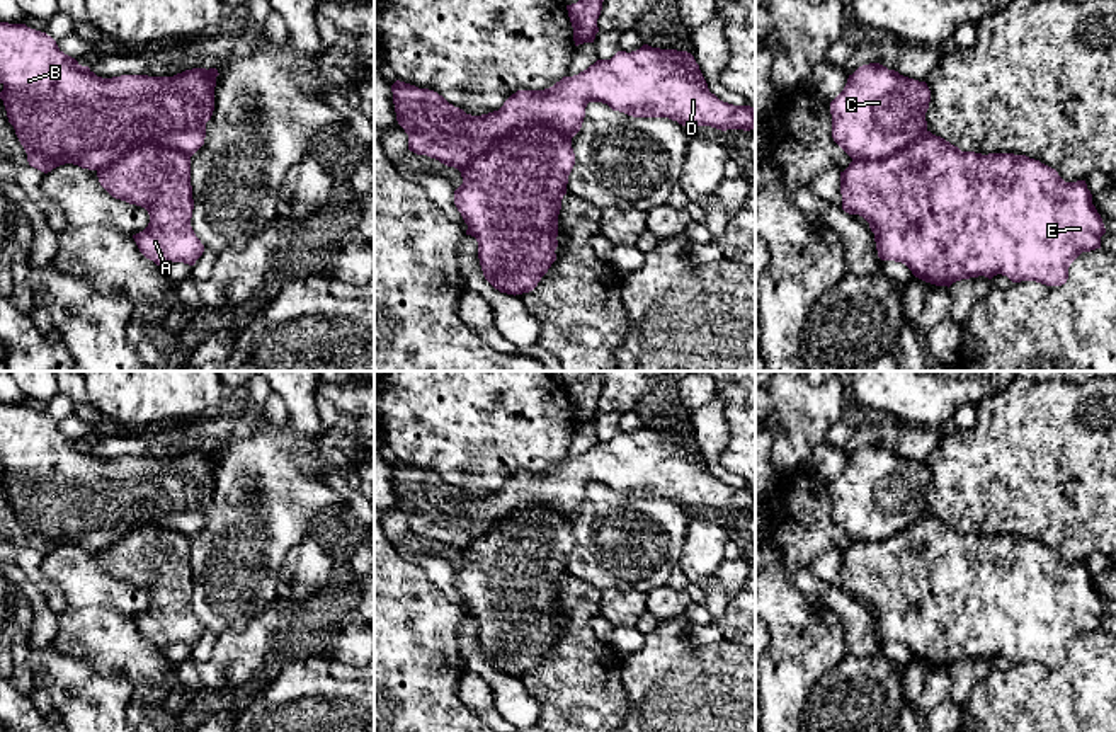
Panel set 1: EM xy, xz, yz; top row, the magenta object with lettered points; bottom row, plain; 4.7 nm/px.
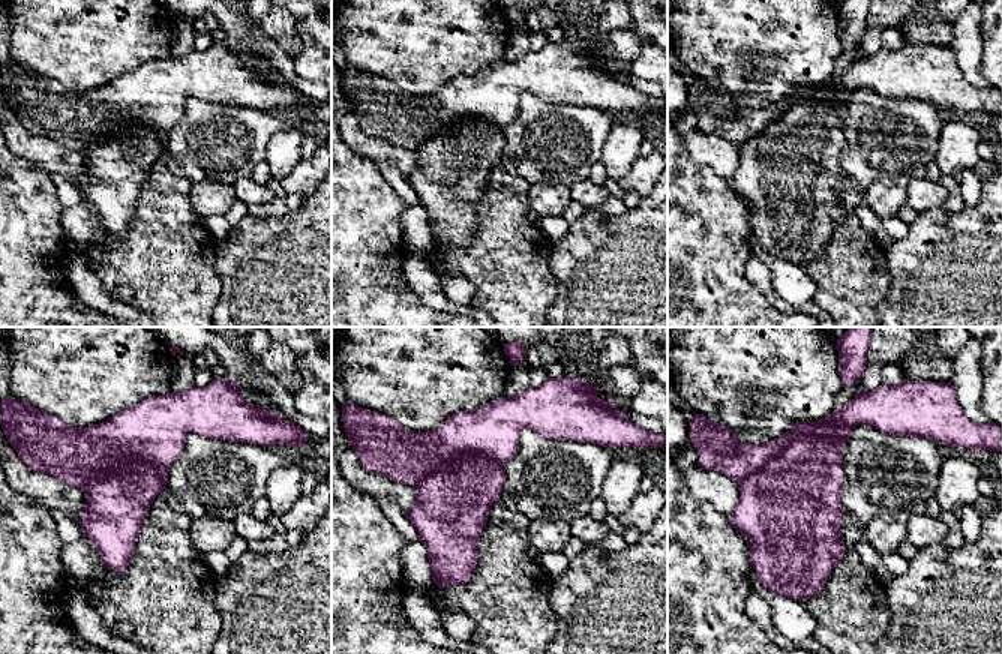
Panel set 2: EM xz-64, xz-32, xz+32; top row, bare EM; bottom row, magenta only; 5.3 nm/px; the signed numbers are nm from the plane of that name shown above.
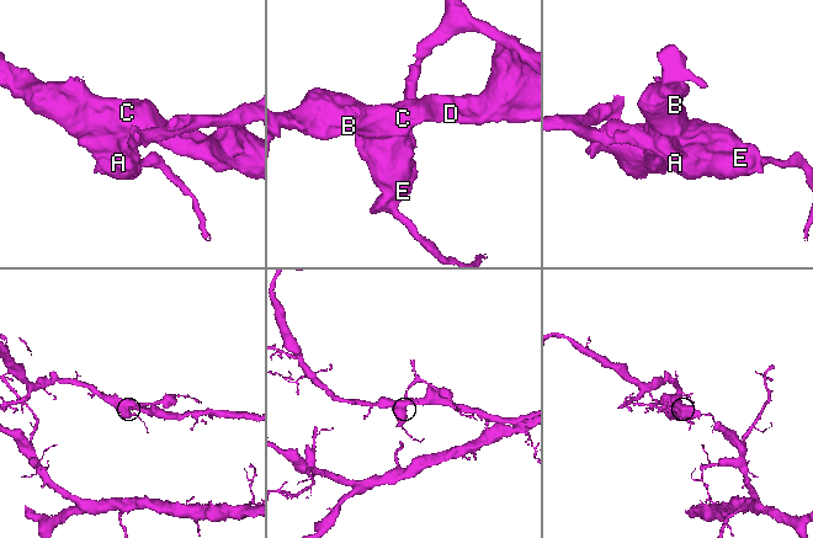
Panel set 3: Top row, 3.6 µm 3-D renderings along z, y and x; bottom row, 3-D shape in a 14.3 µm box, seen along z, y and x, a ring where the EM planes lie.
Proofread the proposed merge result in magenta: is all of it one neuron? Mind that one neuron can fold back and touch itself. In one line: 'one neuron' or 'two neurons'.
two neurons

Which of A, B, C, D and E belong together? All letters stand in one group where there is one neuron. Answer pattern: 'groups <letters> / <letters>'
groups A E / B C D

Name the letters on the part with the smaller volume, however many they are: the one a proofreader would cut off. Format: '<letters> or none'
A, E

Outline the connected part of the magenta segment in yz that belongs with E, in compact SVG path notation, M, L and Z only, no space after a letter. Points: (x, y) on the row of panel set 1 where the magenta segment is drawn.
M931 131L888 158L852 160L840 172L840 194L842 209L869 223L881 260L902 262L915 277L936 286L949 288L961 279L992 279L997 274L1012 283L1062 286L1068 279L1070 264L1082 252L1101 249L1106 233L1085 180L1065 182L1055 169L1026 155L961 152Z

